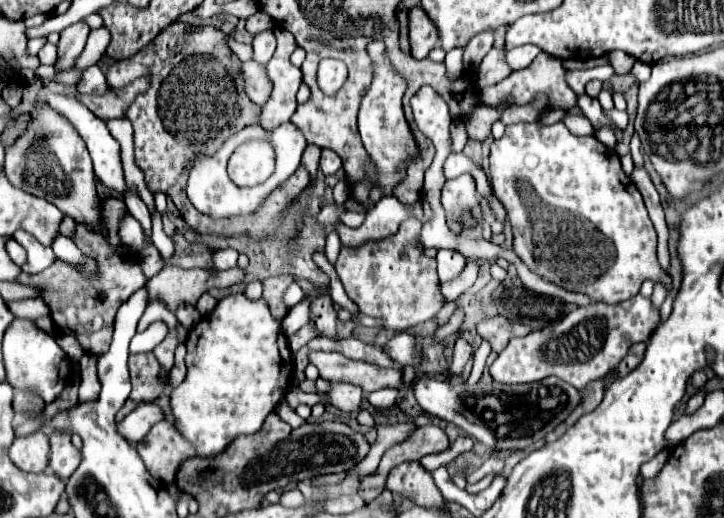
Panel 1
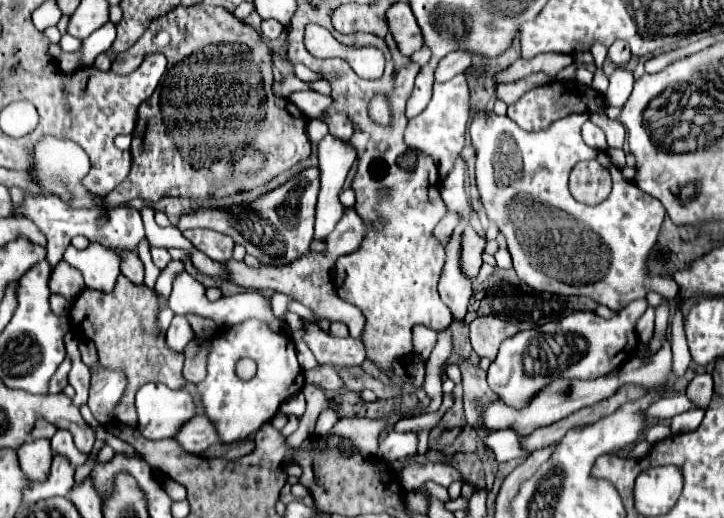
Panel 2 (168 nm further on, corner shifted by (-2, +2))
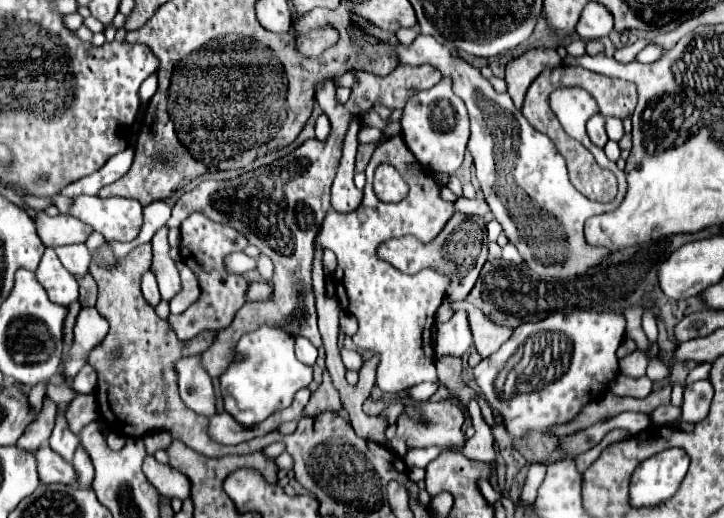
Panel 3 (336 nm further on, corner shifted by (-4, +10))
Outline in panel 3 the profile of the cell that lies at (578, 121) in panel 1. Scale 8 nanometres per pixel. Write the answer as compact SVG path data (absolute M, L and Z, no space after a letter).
M596 113L594 117L590 117L586 129L588 129L590 141L592 141L594 145L598 145L598 147L604 147L604 145L606 145L608 137L606 137L606 131L604 131L604 117L602 117L600 113Z

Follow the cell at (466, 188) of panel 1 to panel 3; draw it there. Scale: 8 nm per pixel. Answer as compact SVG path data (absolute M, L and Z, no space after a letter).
M456 311L448 323L439 324L438 328L435 324L433 340L436 355L462 357L472 345L472 333L470 333L466 311Z

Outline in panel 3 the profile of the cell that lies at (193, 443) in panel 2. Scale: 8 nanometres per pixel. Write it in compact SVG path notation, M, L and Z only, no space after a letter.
M300 389L290 407L280 409L278 413L272 413L266 421L262 421L258 425L252 425L252 427L242 427L228 413L216 413L214 417L210 417L210 425L208 425L210 439L218 441L220 445L238 445L238 443L250 441L254 437L266 435L266 433L278 429L286 421L300 419L302 409L308 403L308 397L310 397L310 391L308 389Z

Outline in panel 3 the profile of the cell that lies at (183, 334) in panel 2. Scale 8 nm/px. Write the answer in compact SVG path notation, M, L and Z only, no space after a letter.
M192 213L188 219L184 219L180 225L180 231L182 231L182 235L180 235L182 261L196 273L202 293L200 293L198 301L192 303L184 313L170 315L168 321L174 329L174 333L178 335L178 339L188 341L202 331L220 331L220 329L228 327L230 321L234 319L236 311L246 303L248 283L238 275L228 275L224 271L222 259L228 253L242 251L248 245L248 241L244 235L240 235L230 225L220 225L220 223L208 221L202 213Z

